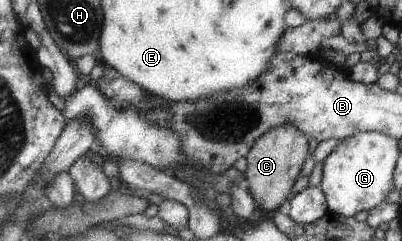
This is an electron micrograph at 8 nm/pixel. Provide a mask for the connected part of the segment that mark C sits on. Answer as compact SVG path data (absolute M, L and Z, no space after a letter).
M281 124L276 128L271 128L265 135L259 137L249 148L246 159L246 170L244 179L249 182L248 190L253 197L258 212L267 214L269 210L285 204L287 194L293 185L301 163L305 161L309 153L309 141L307 137L293 124Z

